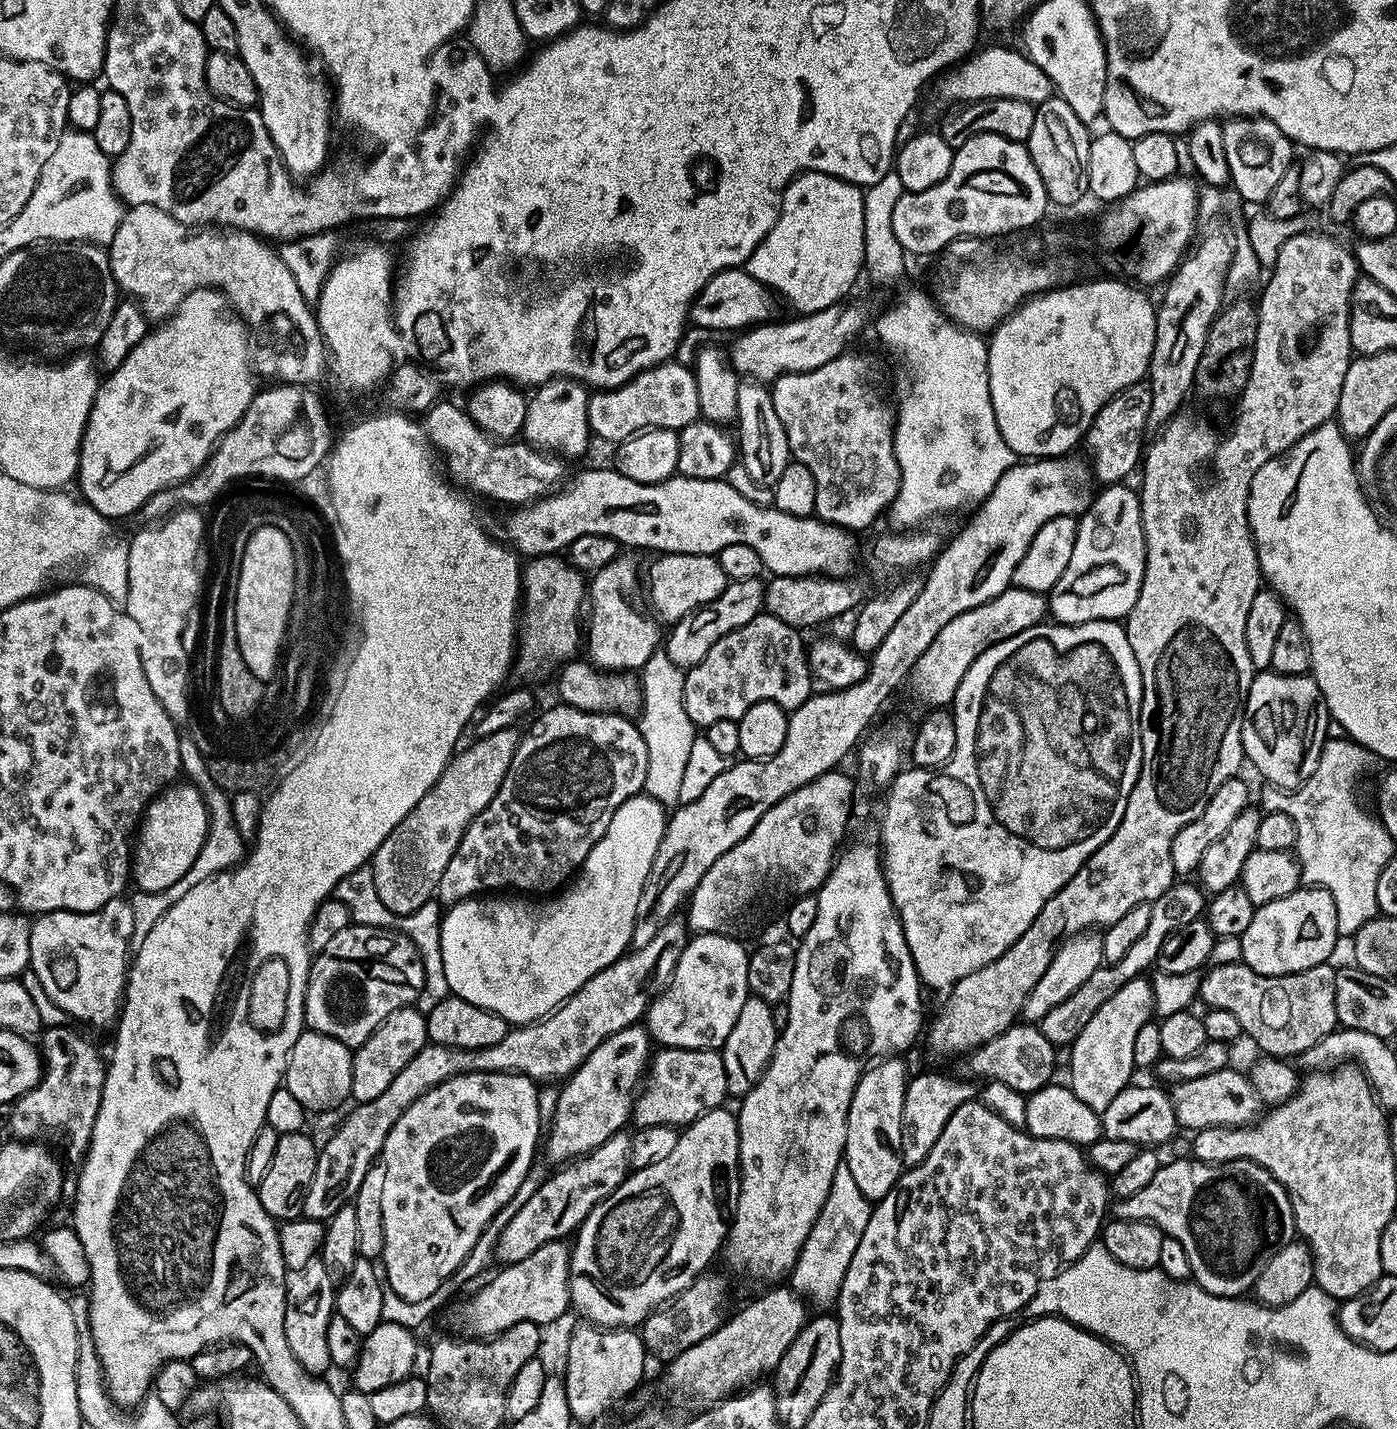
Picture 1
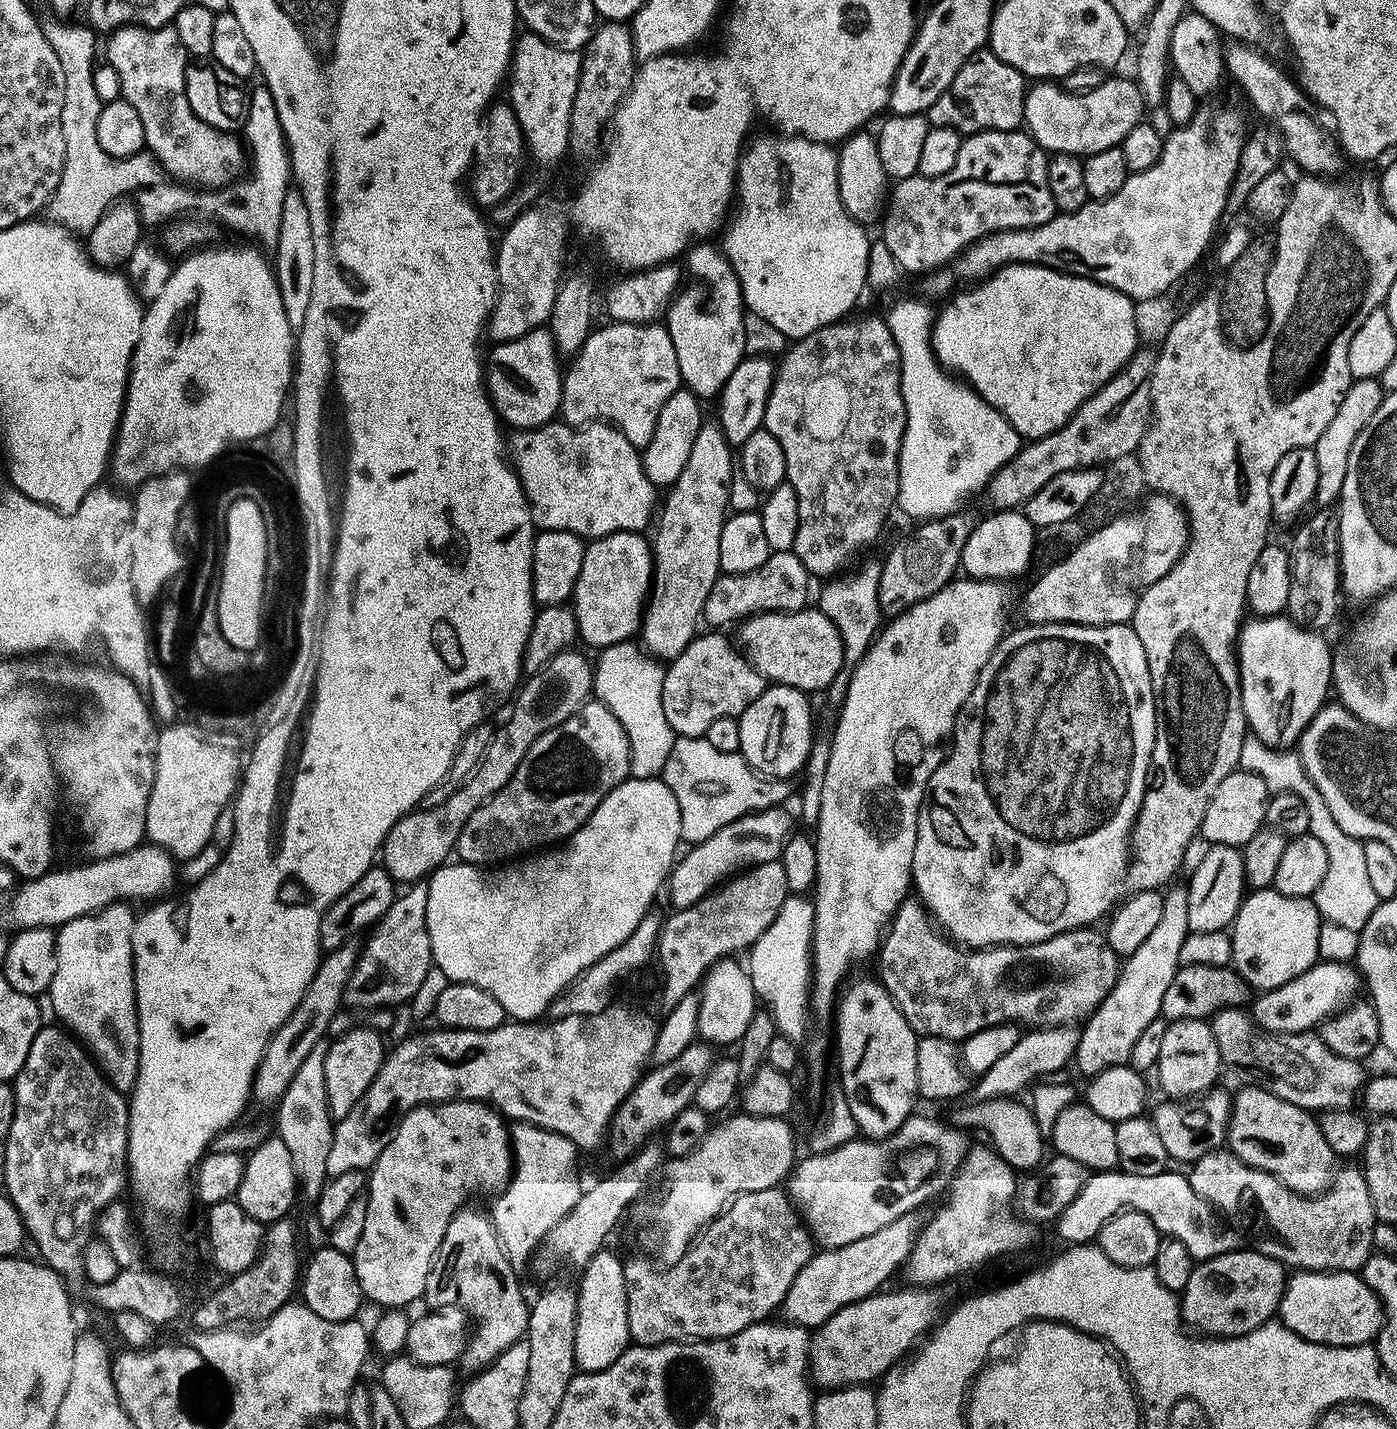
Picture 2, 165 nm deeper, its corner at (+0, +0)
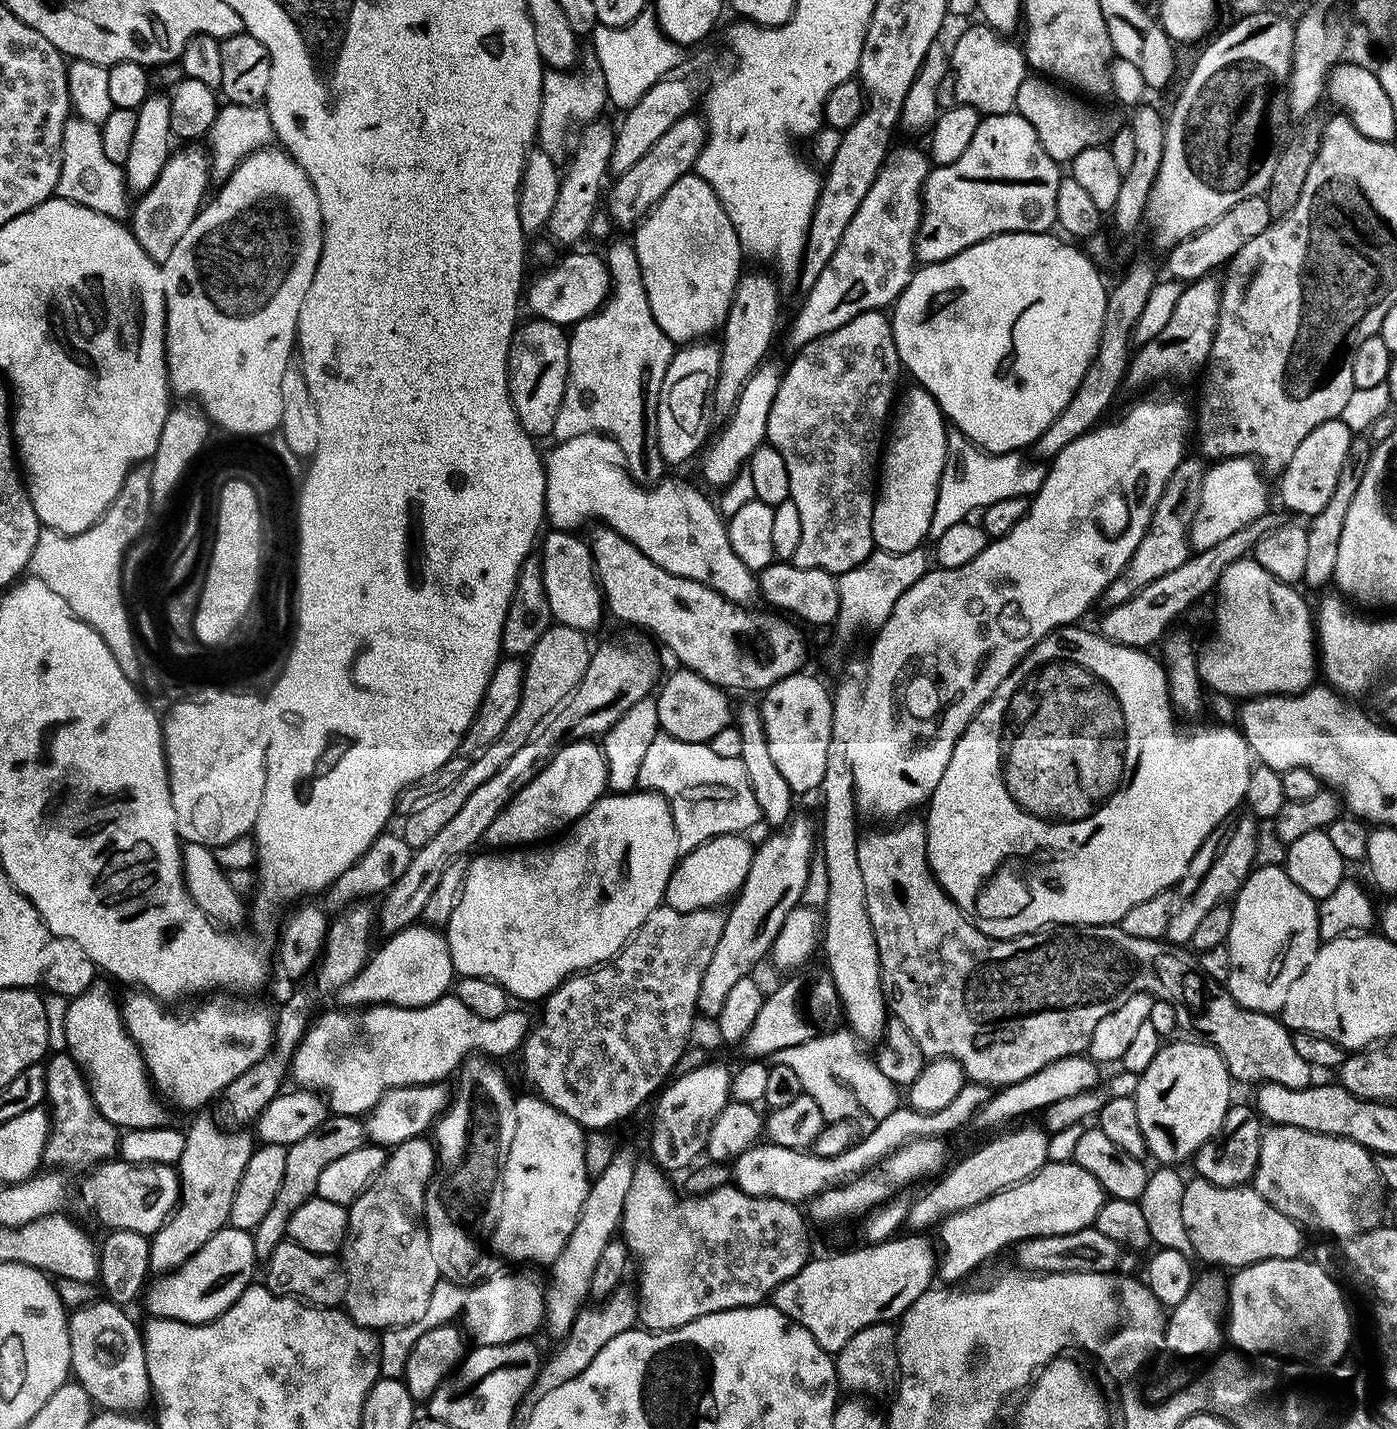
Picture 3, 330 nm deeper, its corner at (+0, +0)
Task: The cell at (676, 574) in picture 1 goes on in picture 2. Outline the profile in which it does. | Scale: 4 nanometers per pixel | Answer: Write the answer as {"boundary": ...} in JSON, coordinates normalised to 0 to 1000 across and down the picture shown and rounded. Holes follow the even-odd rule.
{"boundary":[[[438,372],[435,375],[426,376],[418,384],[417,399],[414,399],[414,407],[409,414],[408,425],[412,430],[414,447],[418,447],[426,455],[452,449],[457,443],[468,400],[467,381],[461,379],[461,376],[457,372]]]}

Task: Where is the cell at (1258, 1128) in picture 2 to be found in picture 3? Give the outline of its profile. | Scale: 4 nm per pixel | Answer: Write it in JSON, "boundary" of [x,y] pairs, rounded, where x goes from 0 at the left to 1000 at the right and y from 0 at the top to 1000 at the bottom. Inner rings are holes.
{"boundary":[[[920,787],[906,789],[898,831],[912,847],[934,860],[943,859],[948,866],[953,866],[953,858],[962,858],[962,812],[953,812],[953,795]]]}

